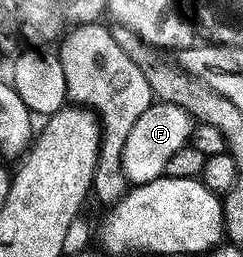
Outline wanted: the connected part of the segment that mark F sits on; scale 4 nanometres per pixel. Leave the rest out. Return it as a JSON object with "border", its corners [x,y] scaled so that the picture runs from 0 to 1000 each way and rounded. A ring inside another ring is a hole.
{"border":[[[638,397],[593,455],[572,463],[510,572],[502,642],[523,708],[551,728],[588,728],[626,704],[671,693],[695,669],[683,661],[695,658],[700,630],[778,556],[786,568],[802,525],[807,479],[782,459],[774,436],[704,401]]]}

